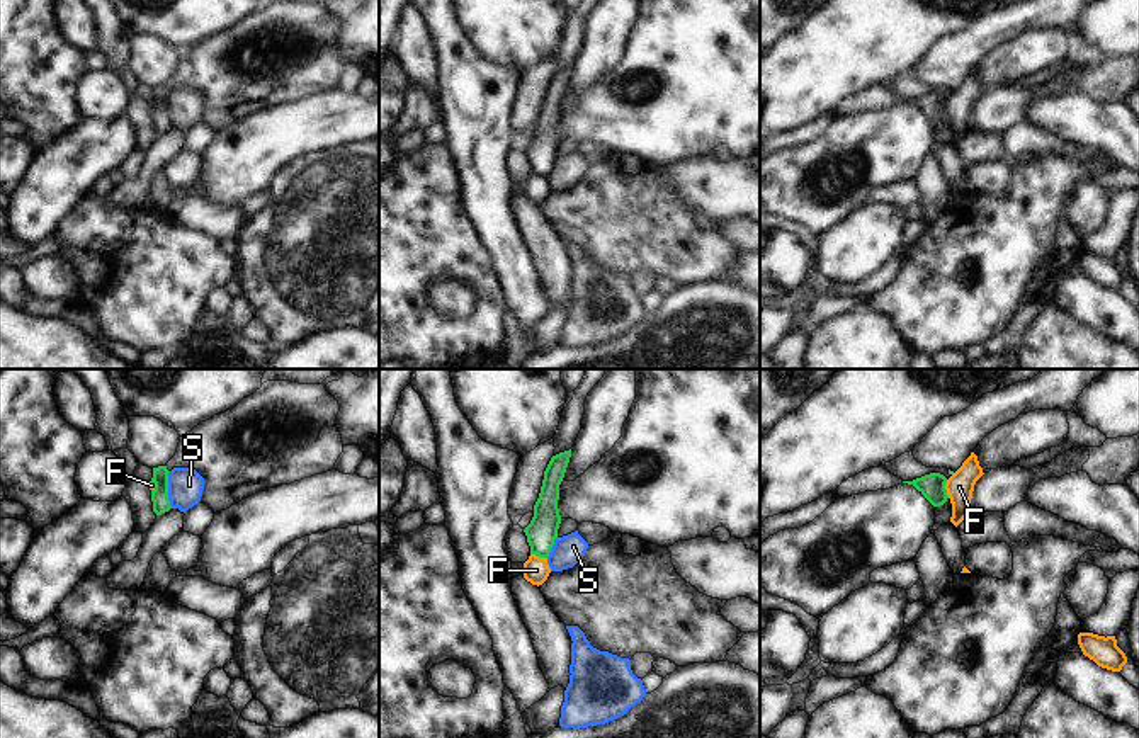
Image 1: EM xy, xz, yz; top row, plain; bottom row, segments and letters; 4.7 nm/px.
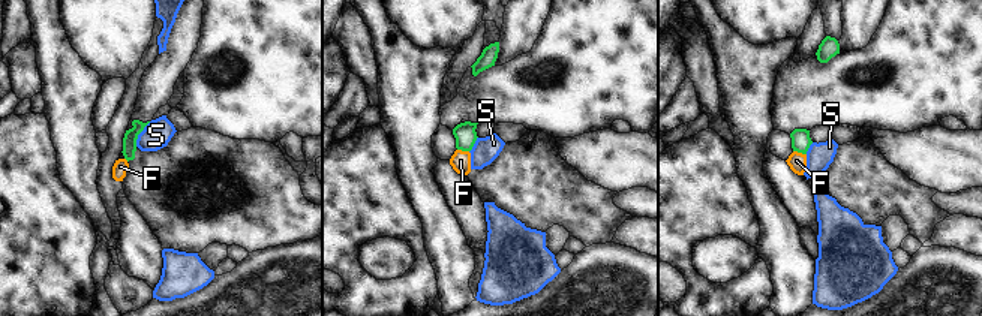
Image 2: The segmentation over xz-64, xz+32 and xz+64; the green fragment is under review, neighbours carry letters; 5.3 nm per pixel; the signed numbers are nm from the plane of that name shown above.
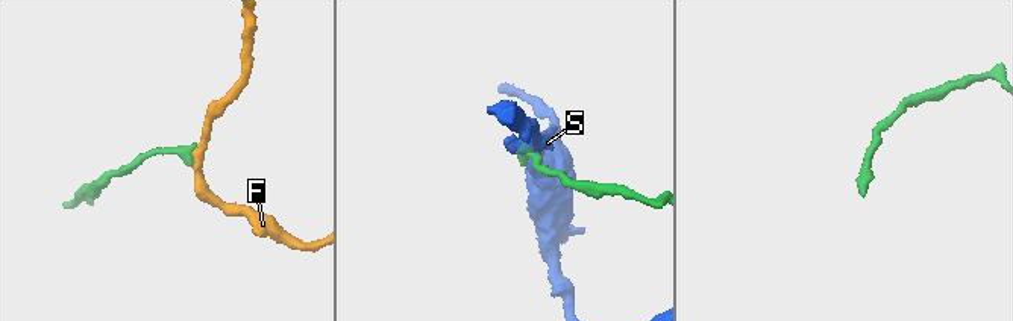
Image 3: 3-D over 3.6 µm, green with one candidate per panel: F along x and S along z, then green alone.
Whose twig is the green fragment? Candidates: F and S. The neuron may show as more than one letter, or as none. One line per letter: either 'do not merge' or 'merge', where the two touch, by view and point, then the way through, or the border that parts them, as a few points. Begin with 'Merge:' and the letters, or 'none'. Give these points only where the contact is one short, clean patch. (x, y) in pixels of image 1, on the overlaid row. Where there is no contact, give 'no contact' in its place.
Merge: none
F: do not merge; contact yz (944, 488); border yz (946, 480), (946, 493), (949, 497)
S: do not merge; contact xy (167, 490); border xy (169, 471), (169, 504), (172, 507)

